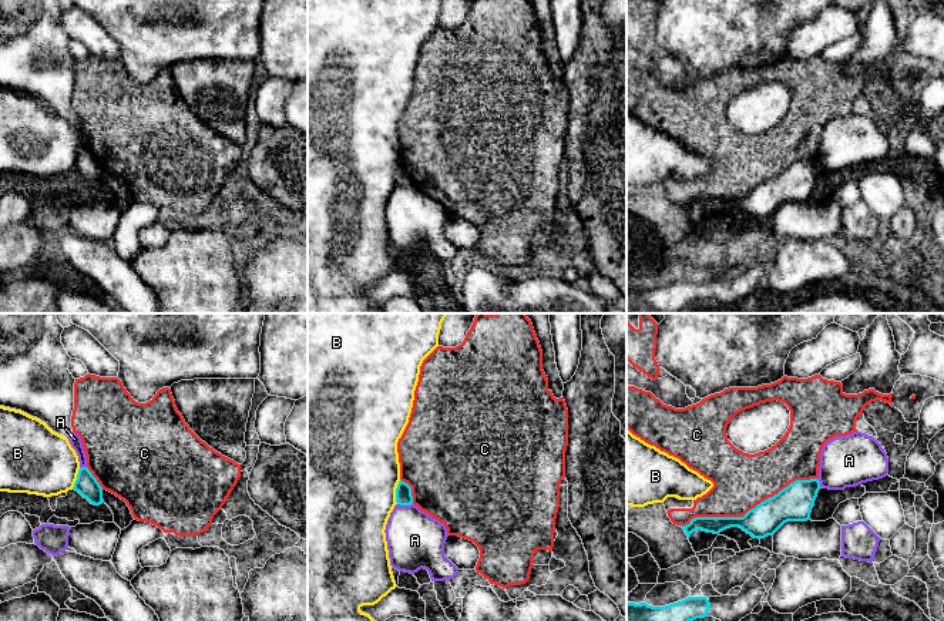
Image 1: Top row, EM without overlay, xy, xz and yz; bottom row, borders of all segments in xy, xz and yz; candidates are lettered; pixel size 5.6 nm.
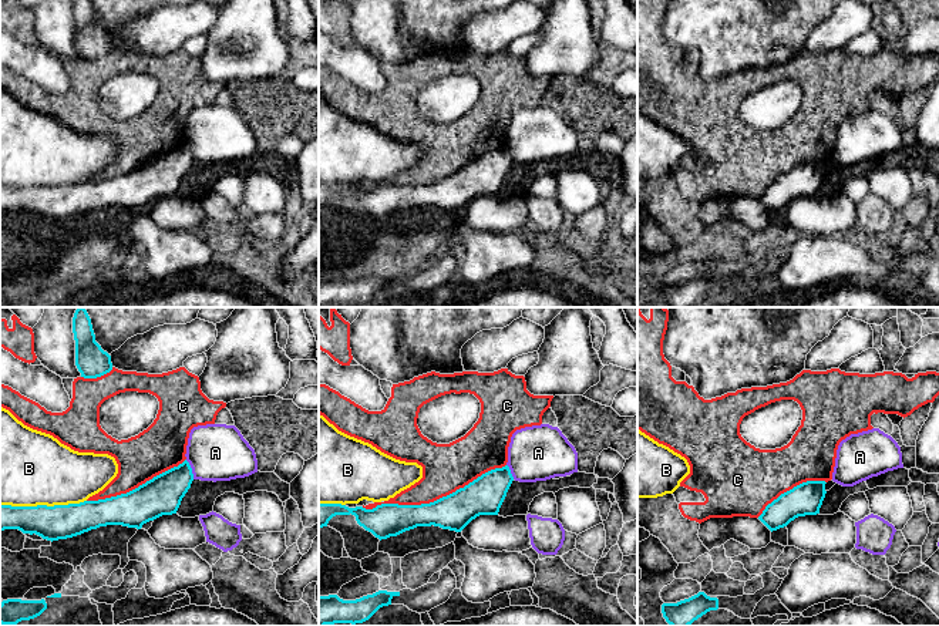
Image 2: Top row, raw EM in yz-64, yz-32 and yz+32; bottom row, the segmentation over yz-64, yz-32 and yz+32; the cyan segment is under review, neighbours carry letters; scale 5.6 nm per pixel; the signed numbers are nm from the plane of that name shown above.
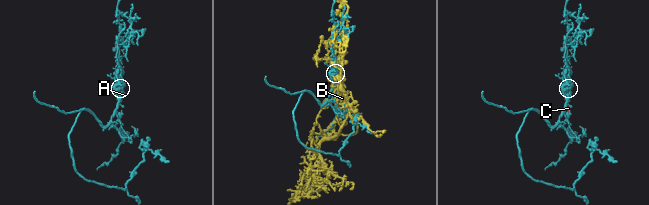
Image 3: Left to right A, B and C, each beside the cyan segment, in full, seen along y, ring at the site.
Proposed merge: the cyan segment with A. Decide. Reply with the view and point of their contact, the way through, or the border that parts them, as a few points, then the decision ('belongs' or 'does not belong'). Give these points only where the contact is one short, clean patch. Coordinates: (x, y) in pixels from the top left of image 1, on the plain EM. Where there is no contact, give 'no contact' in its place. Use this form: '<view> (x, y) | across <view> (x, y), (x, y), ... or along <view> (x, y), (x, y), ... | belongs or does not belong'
xz (405, 185) | along xz (397, 184), (412, 185) | does not belong

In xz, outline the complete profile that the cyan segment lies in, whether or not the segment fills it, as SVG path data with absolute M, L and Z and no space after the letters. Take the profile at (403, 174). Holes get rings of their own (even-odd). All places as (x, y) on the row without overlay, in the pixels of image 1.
M402 161L399 162L396 169L396 184L400 187L413 185L411 168Z

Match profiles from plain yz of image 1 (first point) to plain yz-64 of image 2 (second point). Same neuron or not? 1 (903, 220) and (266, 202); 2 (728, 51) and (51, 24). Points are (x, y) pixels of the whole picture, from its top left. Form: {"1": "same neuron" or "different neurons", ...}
{"1": "different neurons", "2": "same neuron"}

